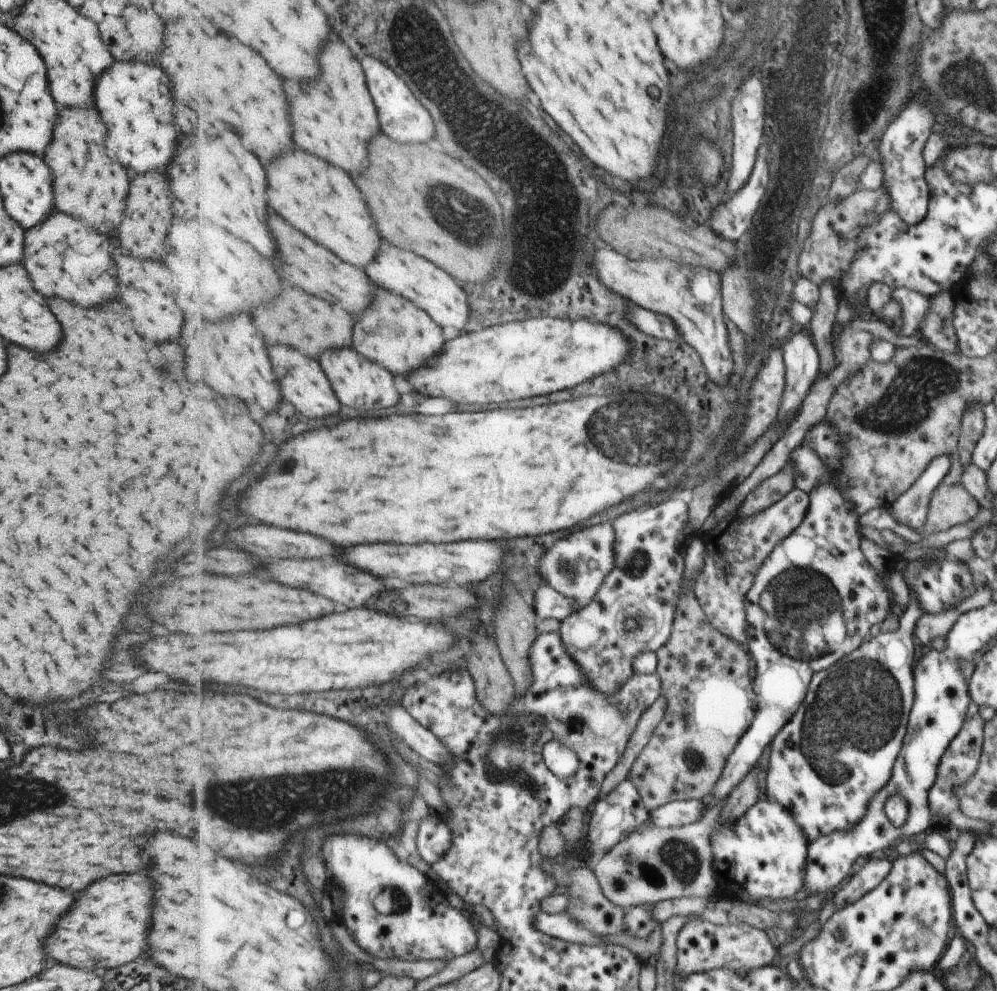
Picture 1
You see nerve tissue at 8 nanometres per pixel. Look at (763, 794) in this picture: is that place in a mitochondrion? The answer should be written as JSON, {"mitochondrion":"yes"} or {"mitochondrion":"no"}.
{"mitochondrion":"no"}

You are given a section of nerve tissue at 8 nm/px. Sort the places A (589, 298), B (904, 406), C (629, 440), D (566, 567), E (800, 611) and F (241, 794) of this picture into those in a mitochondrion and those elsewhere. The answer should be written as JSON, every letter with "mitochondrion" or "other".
{"A":"other","B":"mitochondrion","C":"mitochondrion","D":"mitochondrion","E":"mitochondrion","F":"mitochondrion"}

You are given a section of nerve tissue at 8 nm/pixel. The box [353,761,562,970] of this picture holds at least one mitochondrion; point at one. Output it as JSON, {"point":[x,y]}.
{"point":[394,899]}

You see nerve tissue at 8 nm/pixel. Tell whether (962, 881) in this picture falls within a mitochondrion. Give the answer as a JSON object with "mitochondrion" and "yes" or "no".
{"mitochondrion":"no"}

